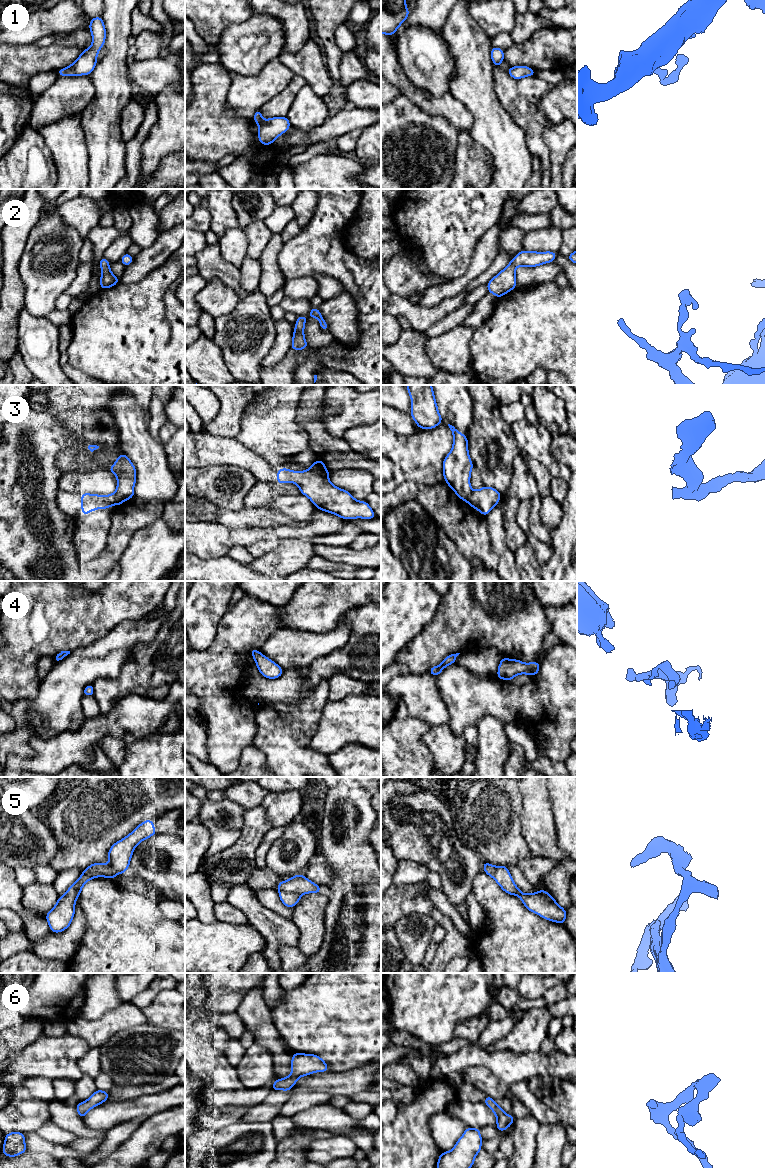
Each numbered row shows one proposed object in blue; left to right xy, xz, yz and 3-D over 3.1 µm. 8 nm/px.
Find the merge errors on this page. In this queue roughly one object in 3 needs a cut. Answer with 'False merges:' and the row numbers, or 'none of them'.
False merges: 3, 5

